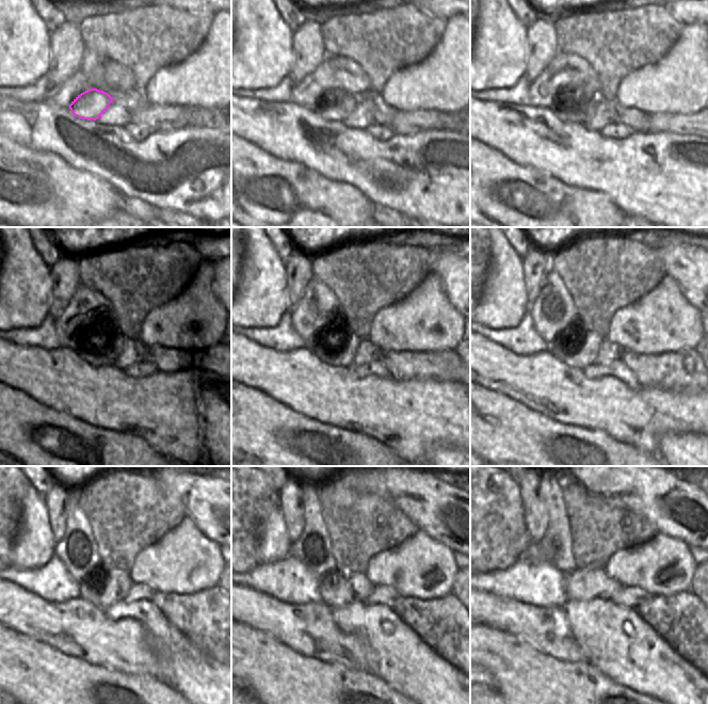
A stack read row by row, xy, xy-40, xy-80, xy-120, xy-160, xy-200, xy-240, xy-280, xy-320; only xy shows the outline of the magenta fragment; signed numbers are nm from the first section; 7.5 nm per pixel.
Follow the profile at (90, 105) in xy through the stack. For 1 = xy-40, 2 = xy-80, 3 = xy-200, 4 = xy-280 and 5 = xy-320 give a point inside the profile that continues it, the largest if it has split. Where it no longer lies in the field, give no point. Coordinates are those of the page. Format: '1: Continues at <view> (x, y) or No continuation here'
1: Continues at xy-40 (342, 104)
2: Continues at xy-80 (582, 106)
3: Continues at xy-200 (584, 347)
4: Continues at xy-280 (347, 588)
5: Continues at xy-320 (595, 585)

